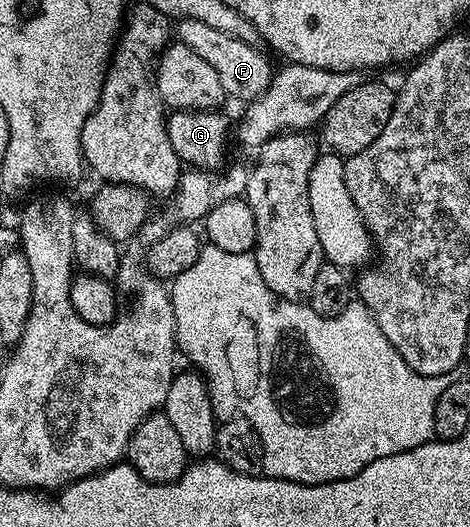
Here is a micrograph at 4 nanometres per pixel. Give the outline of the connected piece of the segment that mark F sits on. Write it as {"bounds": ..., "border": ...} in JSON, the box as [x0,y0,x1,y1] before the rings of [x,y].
{"bounds":[175,19,275,101],"border":[[[178,19],[175,23],[176,42],[187,45],[194,53],[199,53],[223,84],[226,96],[232,99],[252,101],[260,97],[271,85],[275,74],[275,67],[269,64],[270,56],[260,46],[252,47],[247,41],[239,41],[239,37],[231,37],[227,33],[219,33],[219,29],[211,29],[211,25],[203,25],[203,21]]]}

